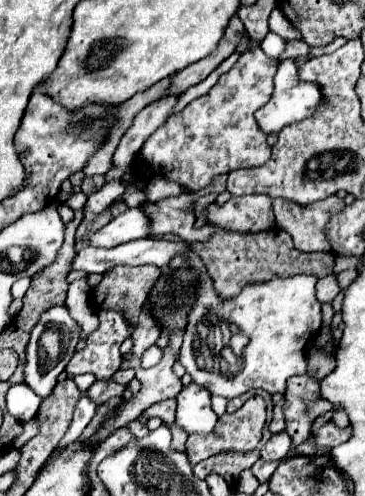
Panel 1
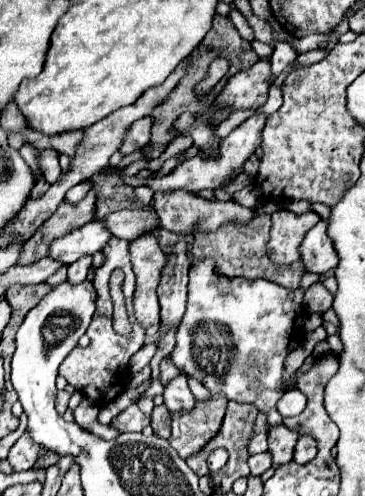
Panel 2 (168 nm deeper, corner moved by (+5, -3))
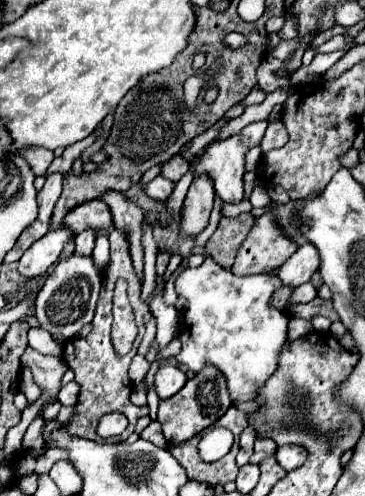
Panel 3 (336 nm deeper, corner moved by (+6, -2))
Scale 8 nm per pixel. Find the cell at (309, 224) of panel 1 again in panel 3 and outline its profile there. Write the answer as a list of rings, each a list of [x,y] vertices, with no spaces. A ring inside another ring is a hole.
[[[272,213],[258,217],[236,255],[232,265],[234,275],[256,275],[278,269],[298,249],[298,245],[276,223],[276,215]]]

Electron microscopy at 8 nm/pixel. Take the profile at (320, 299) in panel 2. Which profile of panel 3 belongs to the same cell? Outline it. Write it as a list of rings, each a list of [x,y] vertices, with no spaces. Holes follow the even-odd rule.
[[[304,283],[304,285],[300,285],[300,287],[294,289],[294,293],[292,293],[292,297],[290,297],[290,303],[292,303],[292,305],[296,305],[296,303],[310,303],[310,301],[316,299],[316,297],[318,297],[316,287],[314,287],[312,283]]]

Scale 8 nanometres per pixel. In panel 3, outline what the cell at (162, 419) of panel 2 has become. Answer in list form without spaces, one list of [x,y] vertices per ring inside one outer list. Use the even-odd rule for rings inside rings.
[[[152,421],[152,423],[140,433],[140,437],[142,437],[142,439],[148,439],[148,441],[152,441],[152,443],[156,443],[158,447],[160,447],[160,445],[166,447],[166,441],[164,441],[164,435],[162,435],[162,427],[160,427],[158,421]]]

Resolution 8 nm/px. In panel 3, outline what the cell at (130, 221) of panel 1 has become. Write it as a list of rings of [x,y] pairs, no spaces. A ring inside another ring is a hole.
[[[66,227],[46,233],[42,239],[32,243],[32,247],[28,247],[24,251],[24,255],[20,257],[20,263],[18,263],[18,271],[26,279],[44,275],[48,271],[48,267],[52,267],[60,259],[60,253],[64,251],[66,243],[70,239],[74,239],[74,235],[76,233]]]

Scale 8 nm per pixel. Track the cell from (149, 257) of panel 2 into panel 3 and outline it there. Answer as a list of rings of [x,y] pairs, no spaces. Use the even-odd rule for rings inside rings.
[[[116,191],[104,195],[104,201],[108,203],[108,207],[112,207],[114,227],[126,233],[136,275],[140,277],[140,281],[144,281],[144,247],[142,247],[142,227],[146,223],[144,211]]]

